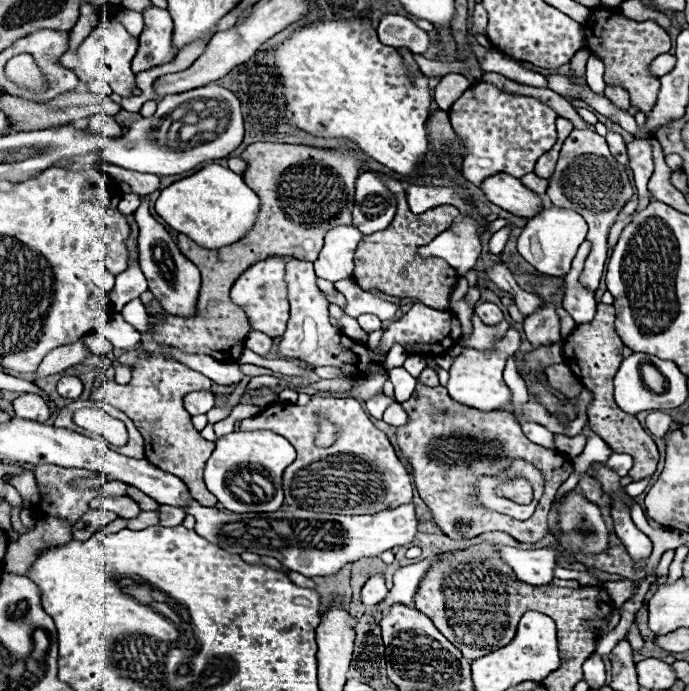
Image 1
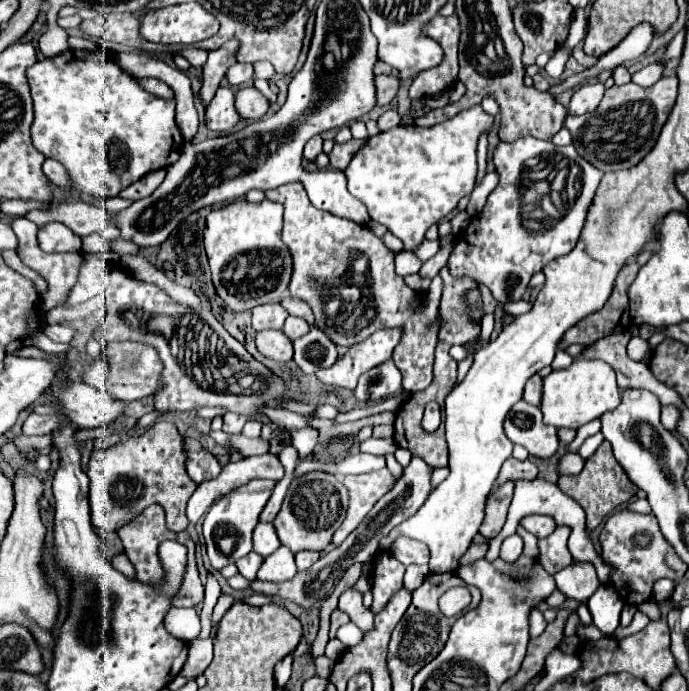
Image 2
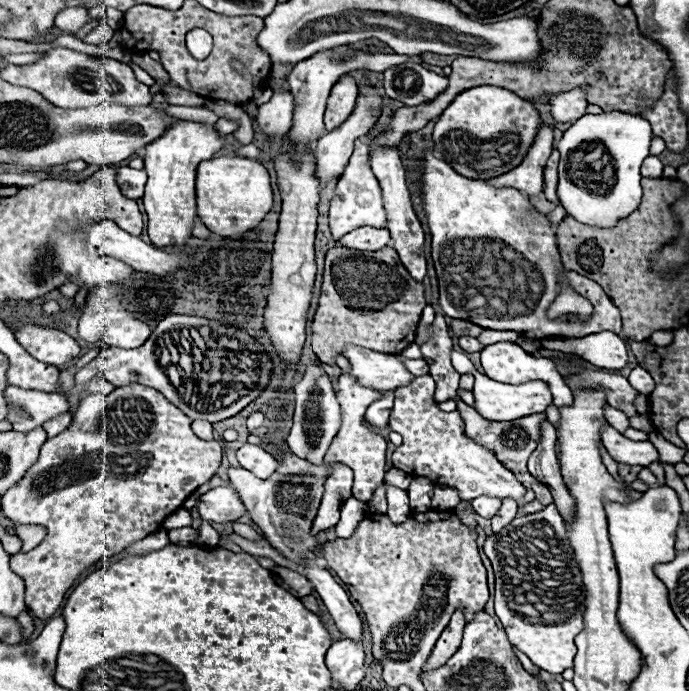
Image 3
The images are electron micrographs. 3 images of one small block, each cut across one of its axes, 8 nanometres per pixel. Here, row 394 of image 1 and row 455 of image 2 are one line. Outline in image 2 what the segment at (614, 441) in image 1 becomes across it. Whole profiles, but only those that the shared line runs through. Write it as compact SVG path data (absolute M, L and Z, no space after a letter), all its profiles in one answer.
M606 440L586 460L584 470L580 474L576 474L576 476L560 476L558 486L560 486L562 492L566 492L570 498L574 498L584 508L584 512L586 512L586 528L588 530L594 530L616 506L626 504L638 492L638 486L634 482L630 482L624 468L616 462L616 458L612 454L612 446Z

